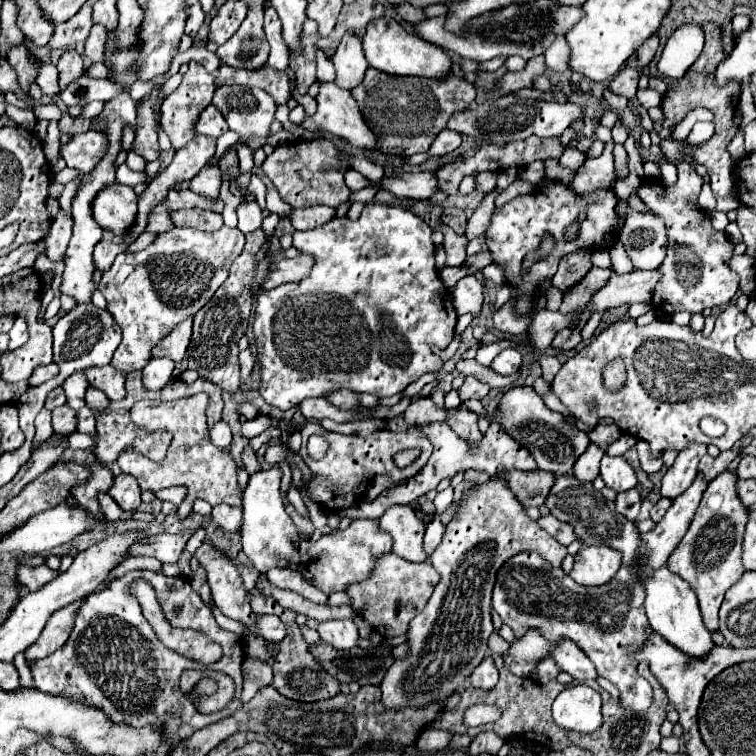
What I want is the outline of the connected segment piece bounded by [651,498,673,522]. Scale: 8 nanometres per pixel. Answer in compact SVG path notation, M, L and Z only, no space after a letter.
M661 498L655 506L653 506L653 510L651 510L651 520L653 522L661 522L661 518L665 516L665 512L667 512L667 508L671 506L671 498Z

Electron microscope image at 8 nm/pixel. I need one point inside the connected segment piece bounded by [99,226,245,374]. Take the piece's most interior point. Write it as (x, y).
(149, 292)

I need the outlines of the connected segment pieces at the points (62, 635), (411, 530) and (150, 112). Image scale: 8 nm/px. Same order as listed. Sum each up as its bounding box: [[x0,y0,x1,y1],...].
[[25,600,83,660],[379,506,427,562],[133,86,161,160]]

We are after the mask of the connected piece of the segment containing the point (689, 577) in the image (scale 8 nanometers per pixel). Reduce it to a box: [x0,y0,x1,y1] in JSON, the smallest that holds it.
[667,470,749,630]

